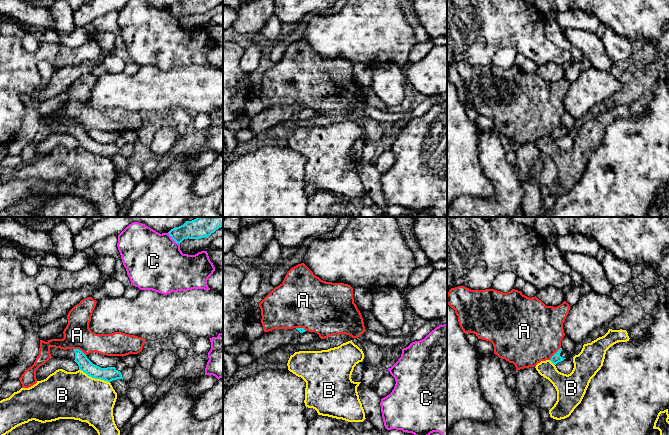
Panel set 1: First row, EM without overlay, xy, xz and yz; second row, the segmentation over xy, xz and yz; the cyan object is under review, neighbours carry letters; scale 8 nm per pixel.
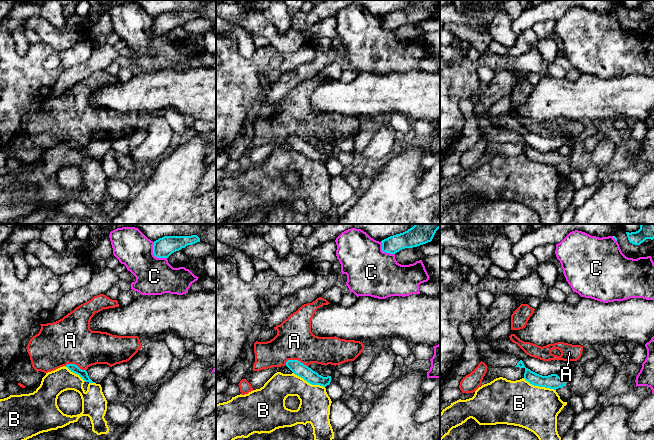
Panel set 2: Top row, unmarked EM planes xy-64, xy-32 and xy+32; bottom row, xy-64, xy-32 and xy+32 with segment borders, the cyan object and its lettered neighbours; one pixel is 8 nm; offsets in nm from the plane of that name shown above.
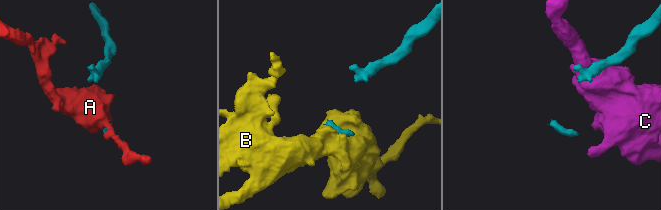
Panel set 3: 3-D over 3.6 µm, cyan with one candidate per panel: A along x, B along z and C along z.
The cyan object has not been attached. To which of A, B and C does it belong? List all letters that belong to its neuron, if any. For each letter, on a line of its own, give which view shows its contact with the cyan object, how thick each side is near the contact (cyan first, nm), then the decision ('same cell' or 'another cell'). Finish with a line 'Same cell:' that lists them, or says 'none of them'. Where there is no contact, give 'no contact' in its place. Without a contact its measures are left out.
A: xy | 110/220 nm | another cell
B: xy | 120/380 nm | another cell
C: xy | 130/460 nm | another cell
Same cell: none of them

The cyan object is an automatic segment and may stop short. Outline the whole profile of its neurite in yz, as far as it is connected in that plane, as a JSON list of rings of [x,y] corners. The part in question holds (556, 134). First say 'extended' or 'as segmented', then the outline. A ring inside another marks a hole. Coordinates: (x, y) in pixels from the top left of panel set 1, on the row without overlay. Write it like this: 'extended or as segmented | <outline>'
extended | [[[560,124],[550,135],[550,137],[556,141],[557,139],[563,137],[566,134],[570,134],[570,132],[568,131],[568,129],[563,126],[562,124]]]

